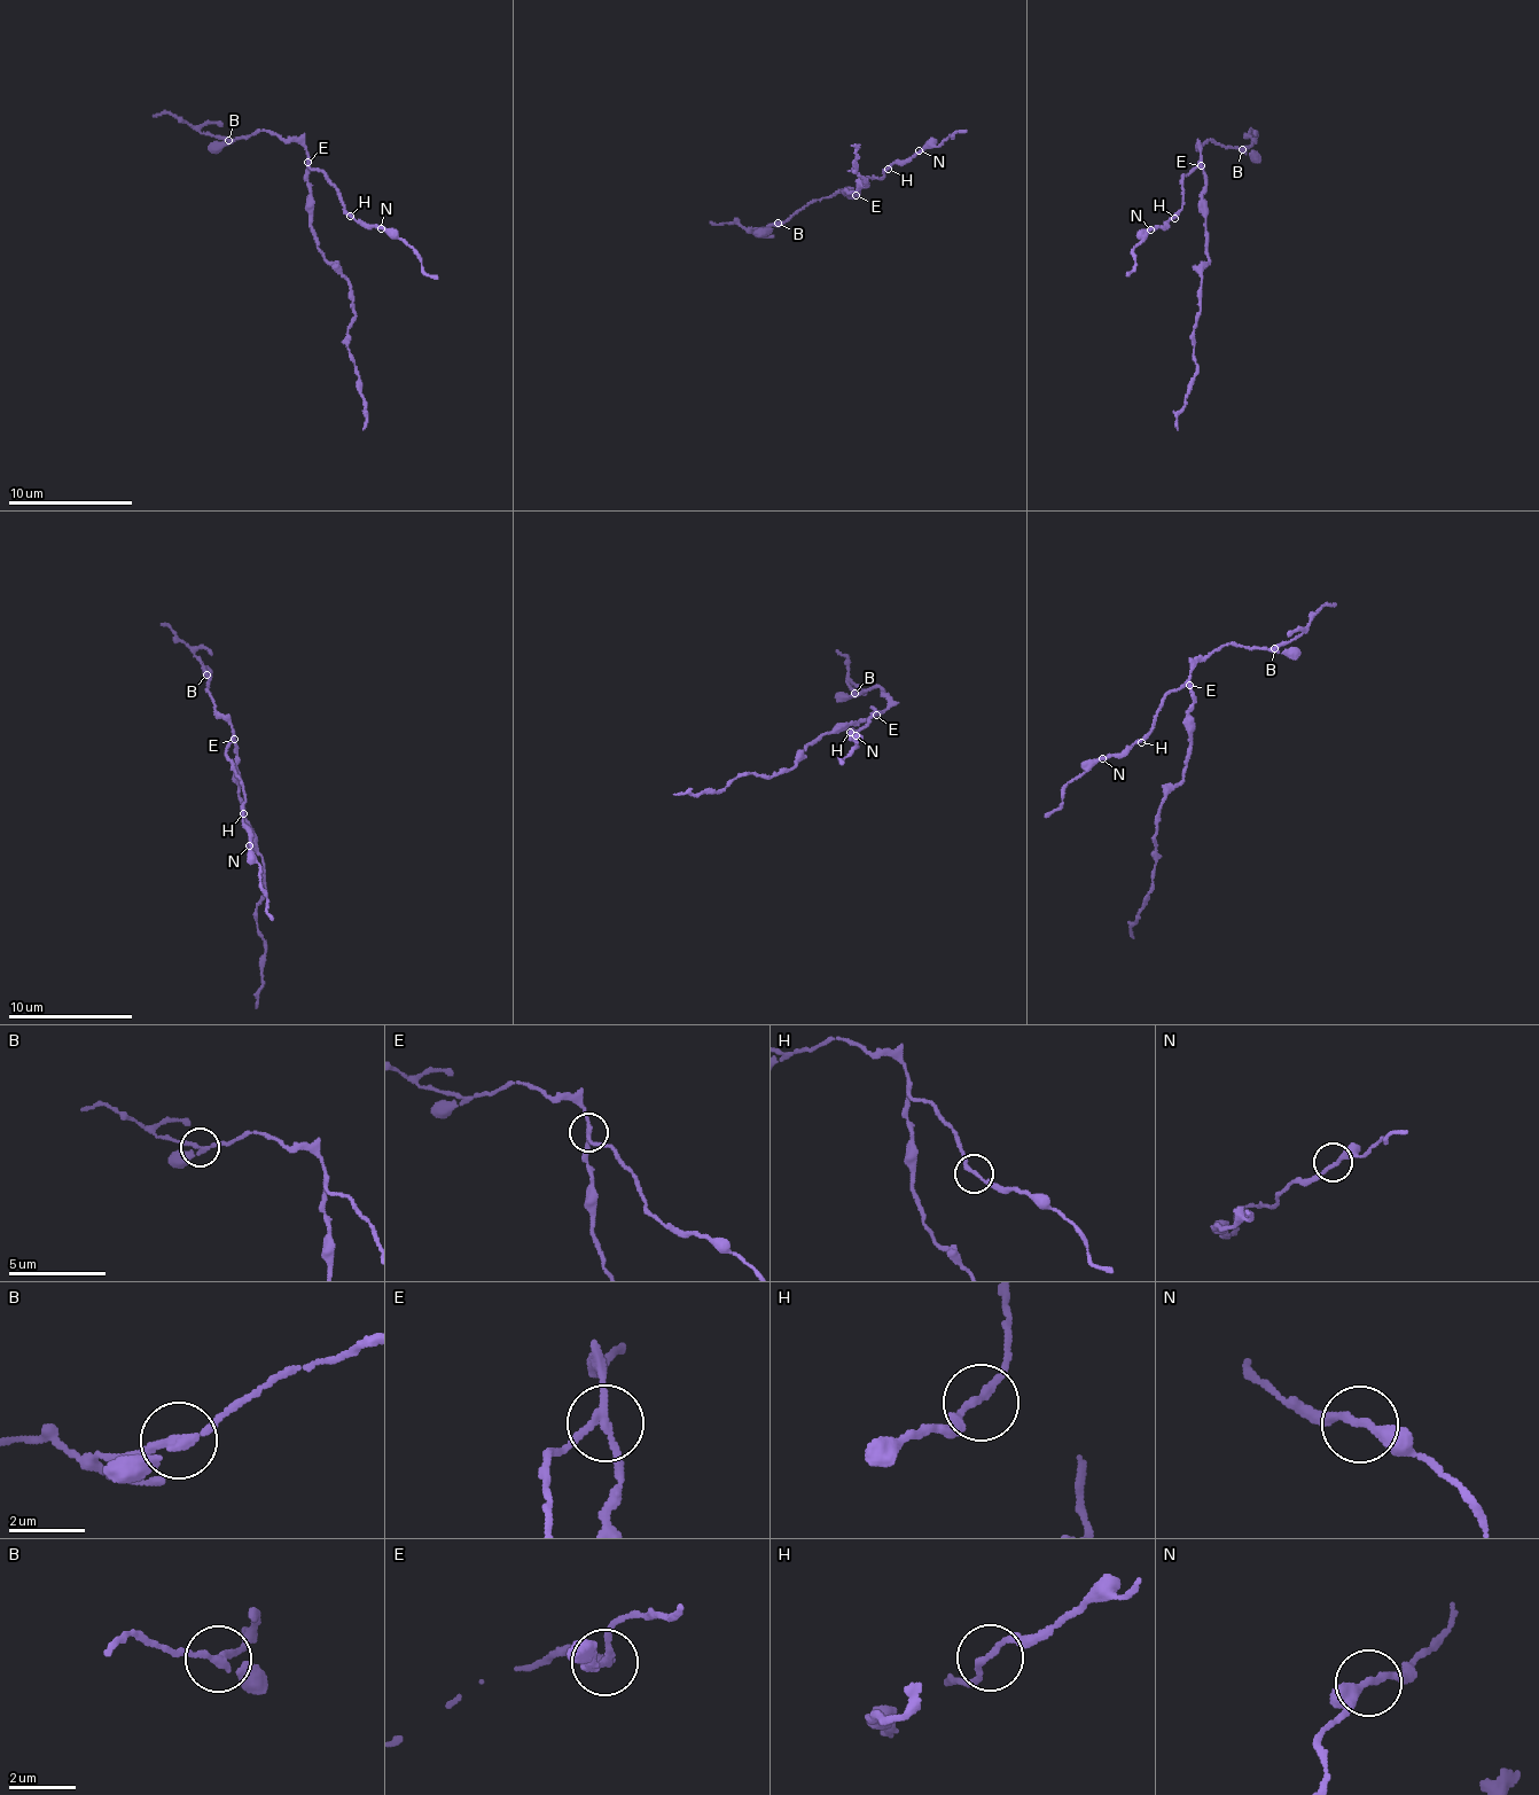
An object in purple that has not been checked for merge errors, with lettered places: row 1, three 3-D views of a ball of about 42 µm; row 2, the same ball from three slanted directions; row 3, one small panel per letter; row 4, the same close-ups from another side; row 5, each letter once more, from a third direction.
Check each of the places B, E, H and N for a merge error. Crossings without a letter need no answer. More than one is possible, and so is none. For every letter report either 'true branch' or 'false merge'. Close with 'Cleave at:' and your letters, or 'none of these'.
B: false merge
E: false merge
H: true branch
N: true branch
Cleave at: B, E

